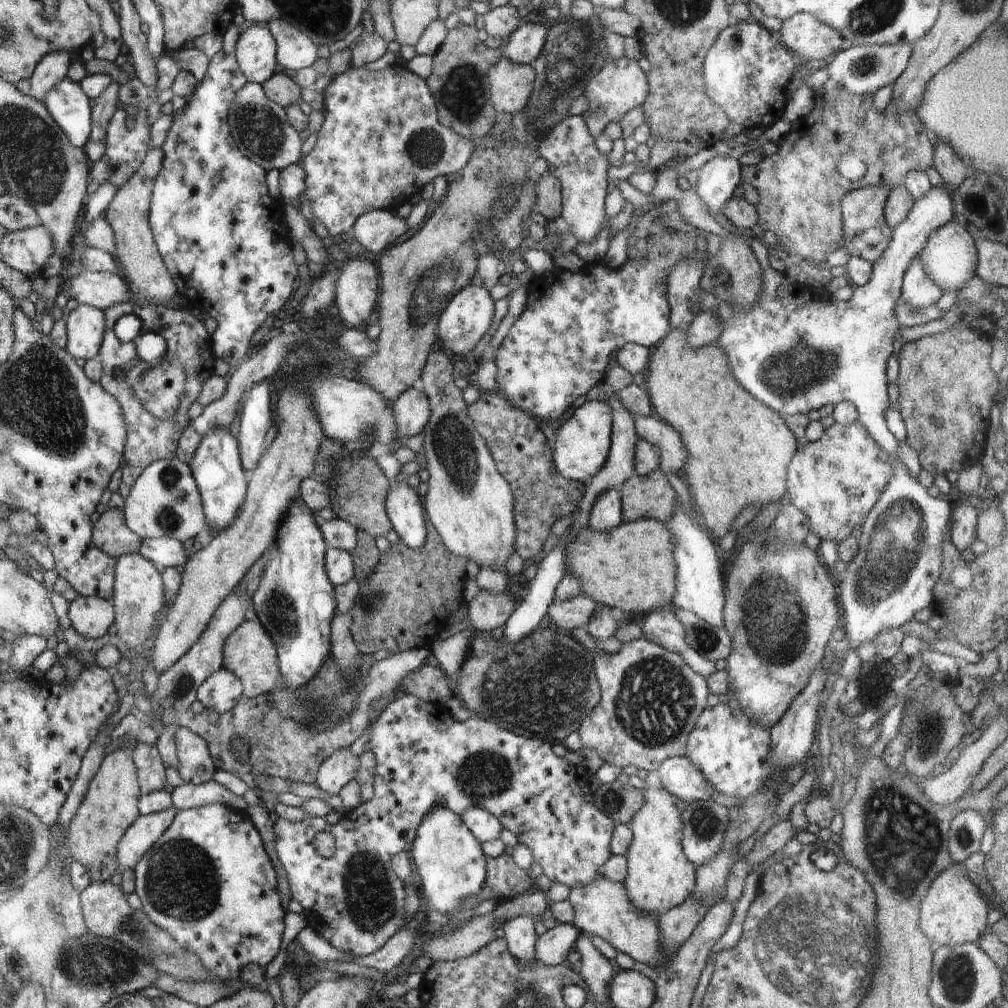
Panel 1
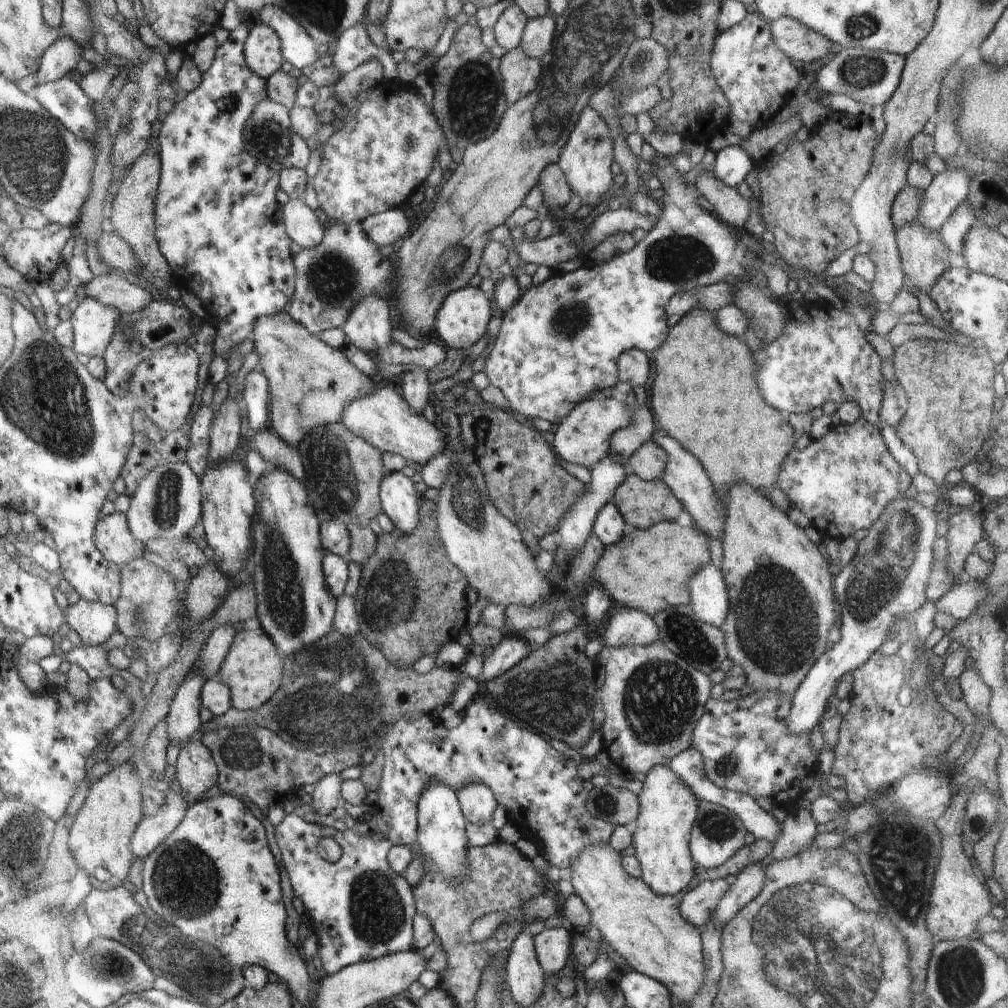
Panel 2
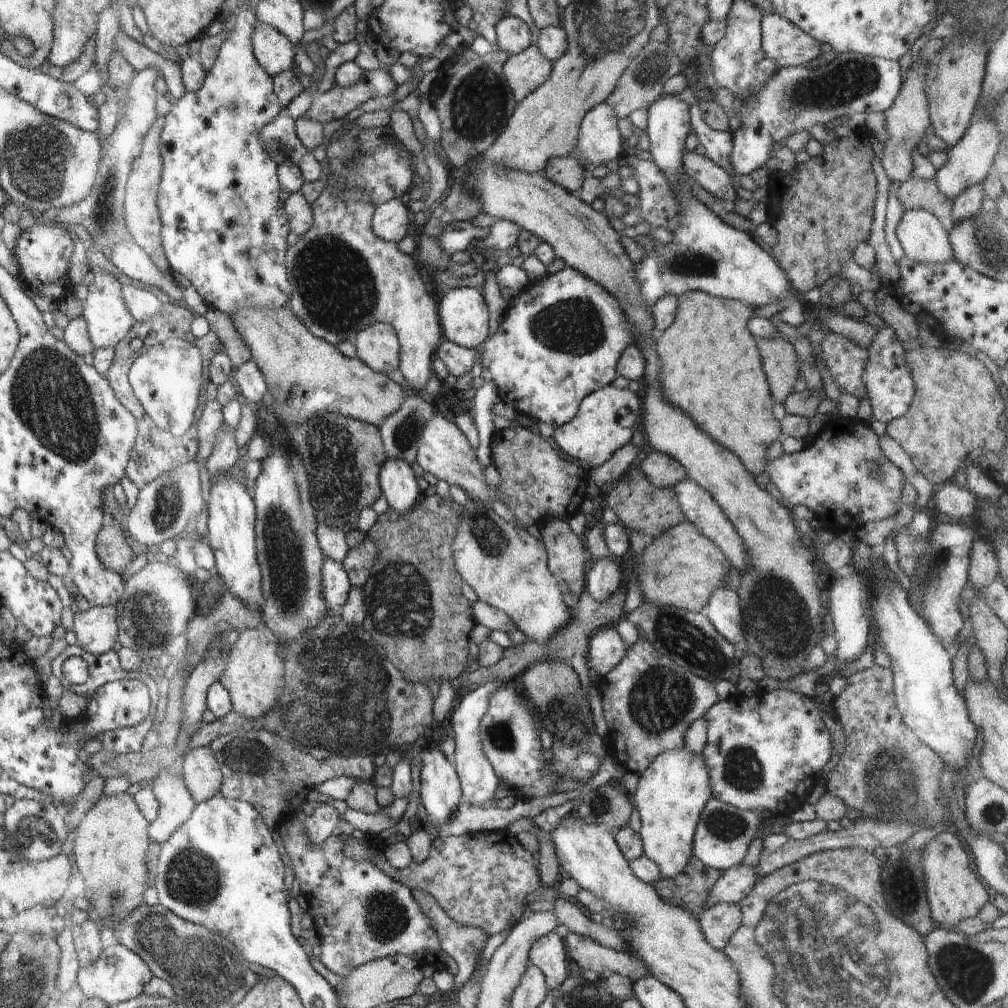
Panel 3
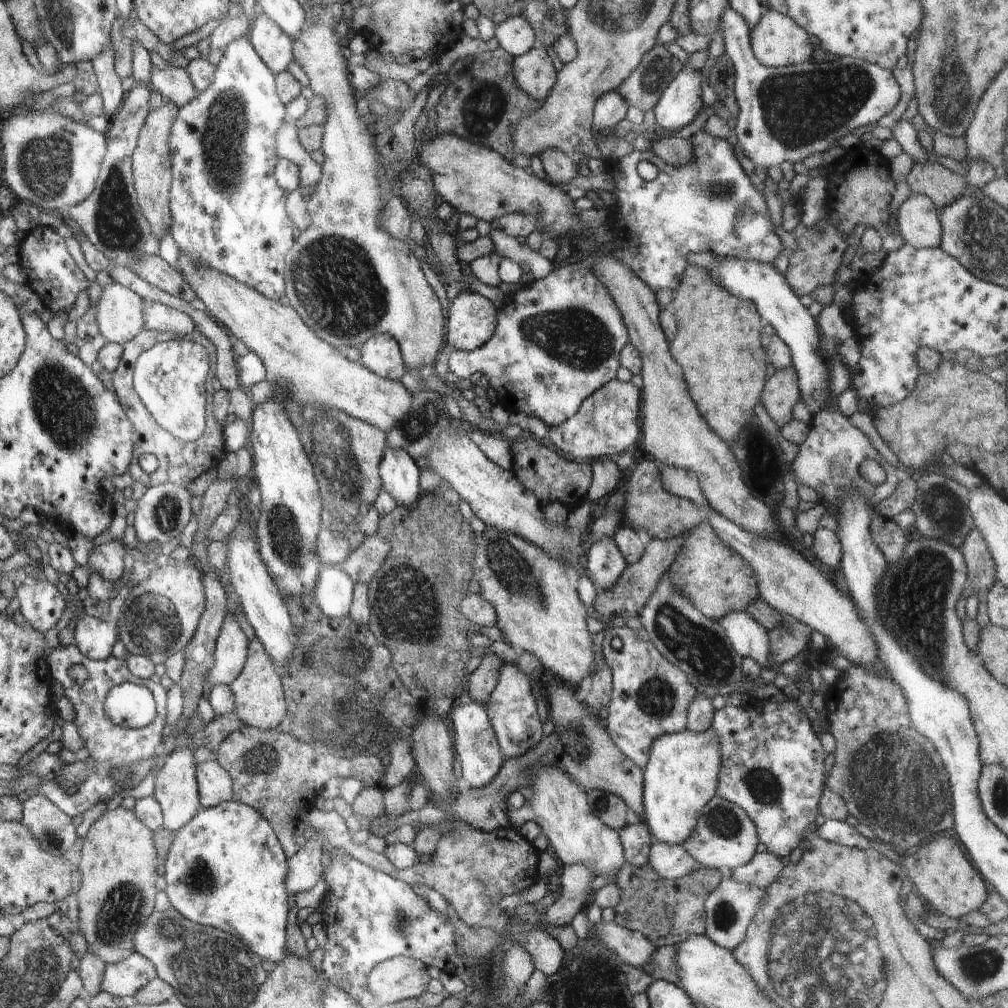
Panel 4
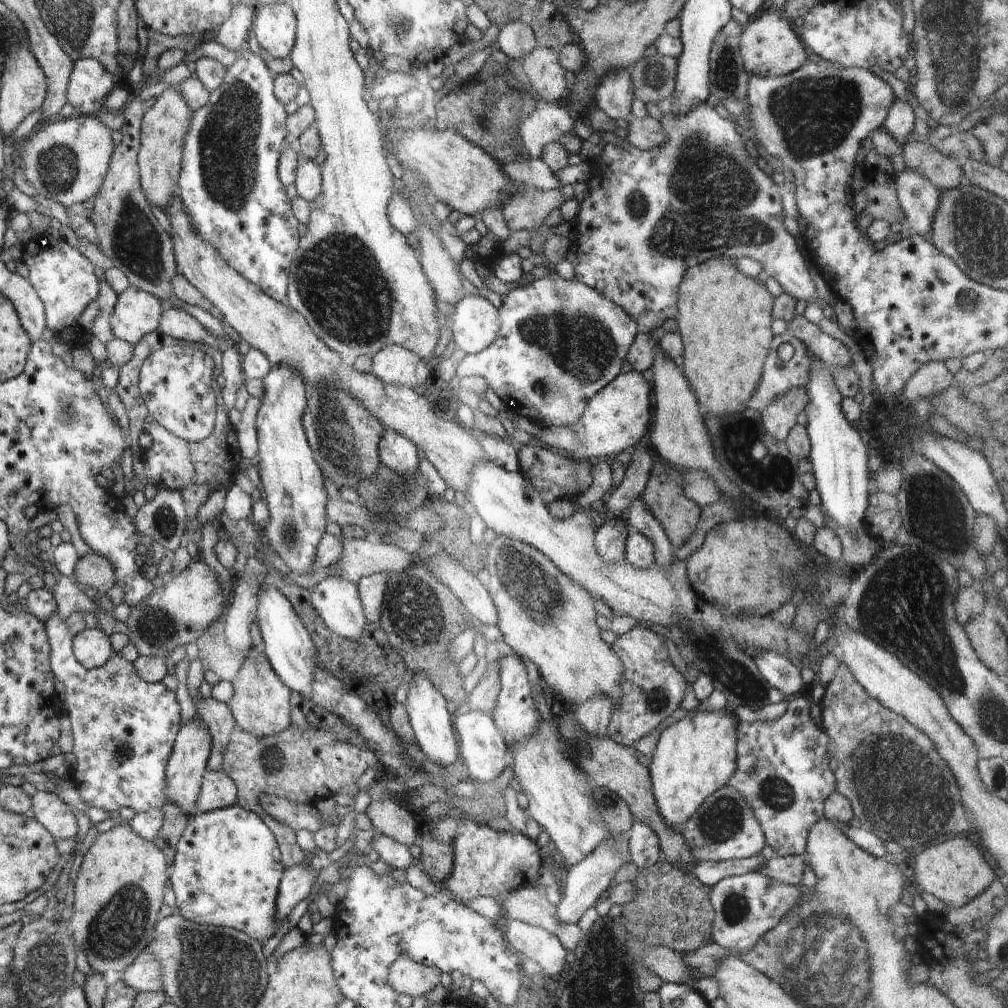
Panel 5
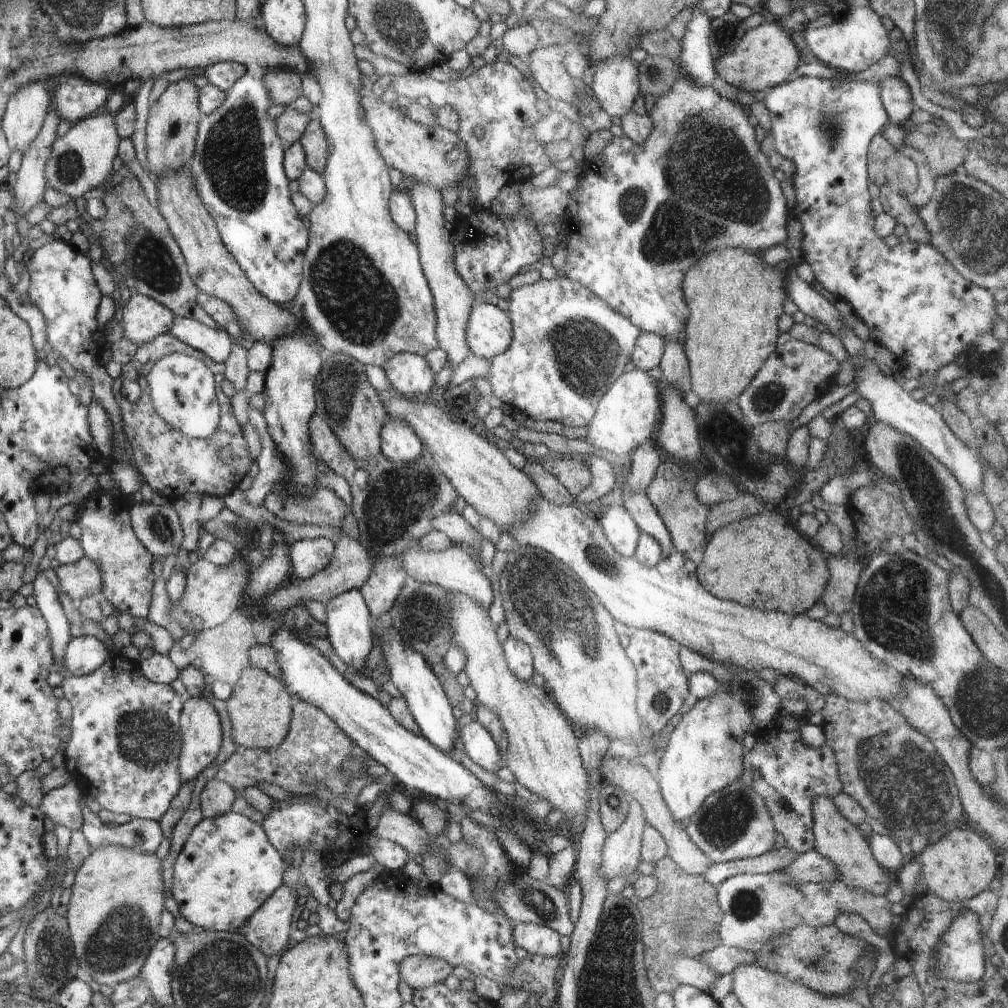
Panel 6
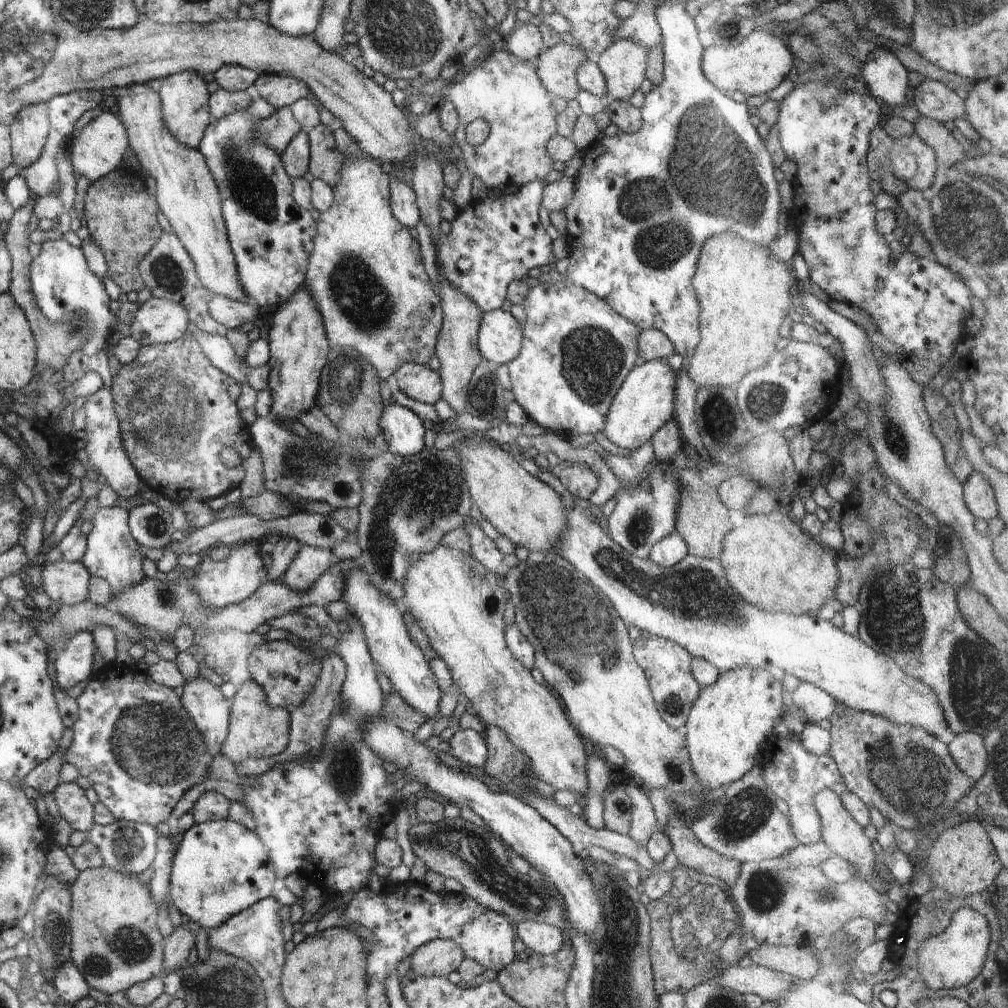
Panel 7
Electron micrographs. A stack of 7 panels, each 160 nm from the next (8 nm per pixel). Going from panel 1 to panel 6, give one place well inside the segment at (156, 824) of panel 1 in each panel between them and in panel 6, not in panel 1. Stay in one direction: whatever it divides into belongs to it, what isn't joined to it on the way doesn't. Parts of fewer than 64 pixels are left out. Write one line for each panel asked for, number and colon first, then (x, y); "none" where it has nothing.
2: (155, 829)
3: (176, 803)
4: (176, 789)
5: (188, 760)
6: (200, 725)

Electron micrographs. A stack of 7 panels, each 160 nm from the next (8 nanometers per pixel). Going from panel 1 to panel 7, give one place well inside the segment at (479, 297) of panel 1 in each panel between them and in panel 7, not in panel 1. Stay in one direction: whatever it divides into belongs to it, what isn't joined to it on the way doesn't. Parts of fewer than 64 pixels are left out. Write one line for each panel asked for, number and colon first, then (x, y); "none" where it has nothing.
2: (462, 320)
3: (463, 313)
4: (471, 321)
5: (475, 323)
6: (489, 331)
7: (500, 339)

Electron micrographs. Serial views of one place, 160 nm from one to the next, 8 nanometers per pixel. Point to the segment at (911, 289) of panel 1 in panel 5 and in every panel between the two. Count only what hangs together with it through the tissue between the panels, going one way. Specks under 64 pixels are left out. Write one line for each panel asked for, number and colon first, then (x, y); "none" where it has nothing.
2: (923, 258)
3: (923, 237)
4: (918, 219)
5: (918, 197)

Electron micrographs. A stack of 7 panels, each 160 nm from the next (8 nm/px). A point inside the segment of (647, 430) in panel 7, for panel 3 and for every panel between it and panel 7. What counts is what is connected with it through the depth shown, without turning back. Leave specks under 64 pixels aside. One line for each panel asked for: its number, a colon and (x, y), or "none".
3: (606, 420)
4: (607, 423)
5: (616, 418)
6: (629, 412)

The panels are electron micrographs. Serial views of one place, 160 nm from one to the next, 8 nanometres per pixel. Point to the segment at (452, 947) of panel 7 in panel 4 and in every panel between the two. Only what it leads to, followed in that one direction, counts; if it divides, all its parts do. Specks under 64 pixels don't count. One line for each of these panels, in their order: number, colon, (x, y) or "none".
4: (398, 978)
5: (405, 976)
6: (419, 973)

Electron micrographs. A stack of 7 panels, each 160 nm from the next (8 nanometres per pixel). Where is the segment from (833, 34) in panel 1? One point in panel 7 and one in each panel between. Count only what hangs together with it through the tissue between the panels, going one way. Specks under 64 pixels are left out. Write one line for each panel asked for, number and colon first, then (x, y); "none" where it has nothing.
2: (795, 40)
3: (788, 45)
4: (777, 40)
5: (771, 46)
6: (765, 57)
7: (754, 65)

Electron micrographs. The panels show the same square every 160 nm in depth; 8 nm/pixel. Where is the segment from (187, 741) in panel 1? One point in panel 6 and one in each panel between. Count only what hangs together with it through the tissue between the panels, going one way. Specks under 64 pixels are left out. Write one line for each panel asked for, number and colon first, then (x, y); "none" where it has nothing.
2: (196, 772)
3: (201, 772)
4: (215, 785)
5: (217, 791)
6: (217, 798)

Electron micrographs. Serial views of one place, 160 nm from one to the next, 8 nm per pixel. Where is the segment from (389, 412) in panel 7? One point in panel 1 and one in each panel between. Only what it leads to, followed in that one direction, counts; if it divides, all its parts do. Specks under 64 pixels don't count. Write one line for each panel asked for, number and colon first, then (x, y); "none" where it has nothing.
1: (405, 509)
2: (399, 501)
3: (398, 483)
4: (401, 477)
5: (399, 454)
6: (399, 443)

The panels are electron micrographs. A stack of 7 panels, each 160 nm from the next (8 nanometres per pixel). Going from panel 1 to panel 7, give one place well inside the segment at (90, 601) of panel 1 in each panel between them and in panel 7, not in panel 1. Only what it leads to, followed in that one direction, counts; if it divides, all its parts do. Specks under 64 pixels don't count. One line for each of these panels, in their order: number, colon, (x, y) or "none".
2: (93, 621)
3: (95, 629)
4: (94, 637)
5: (92, 648)
6: (85, 654)
7: (71, 665)

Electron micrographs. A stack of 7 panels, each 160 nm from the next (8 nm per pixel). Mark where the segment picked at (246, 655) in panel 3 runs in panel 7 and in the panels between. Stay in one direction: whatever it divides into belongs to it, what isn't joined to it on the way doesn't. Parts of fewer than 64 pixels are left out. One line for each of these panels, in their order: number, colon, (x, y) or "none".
4: (260, 699)
5: (261, 702)
6: (260, 708)
7: (256, 731)

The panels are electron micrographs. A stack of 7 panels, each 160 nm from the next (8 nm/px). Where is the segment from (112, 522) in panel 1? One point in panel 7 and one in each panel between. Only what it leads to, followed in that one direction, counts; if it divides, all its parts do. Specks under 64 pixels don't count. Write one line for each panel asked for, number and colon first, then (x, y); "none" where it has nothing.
2: (116, 542)
3: (112, 547)
4: (107, 559)
5: (94, 571)
6: (78, 580)
7: (66, 582)

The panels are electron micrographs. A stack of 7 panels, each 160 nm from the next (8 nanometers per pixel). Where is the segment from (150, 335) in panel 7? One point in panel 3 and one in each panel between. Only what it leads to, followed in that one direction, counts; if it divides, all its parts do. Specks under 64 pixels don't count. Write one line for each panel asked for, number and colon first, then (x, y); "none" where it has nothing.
3: (107, 319)
4: (120, 314)
5: (137, 313)
6: (143, 319)

